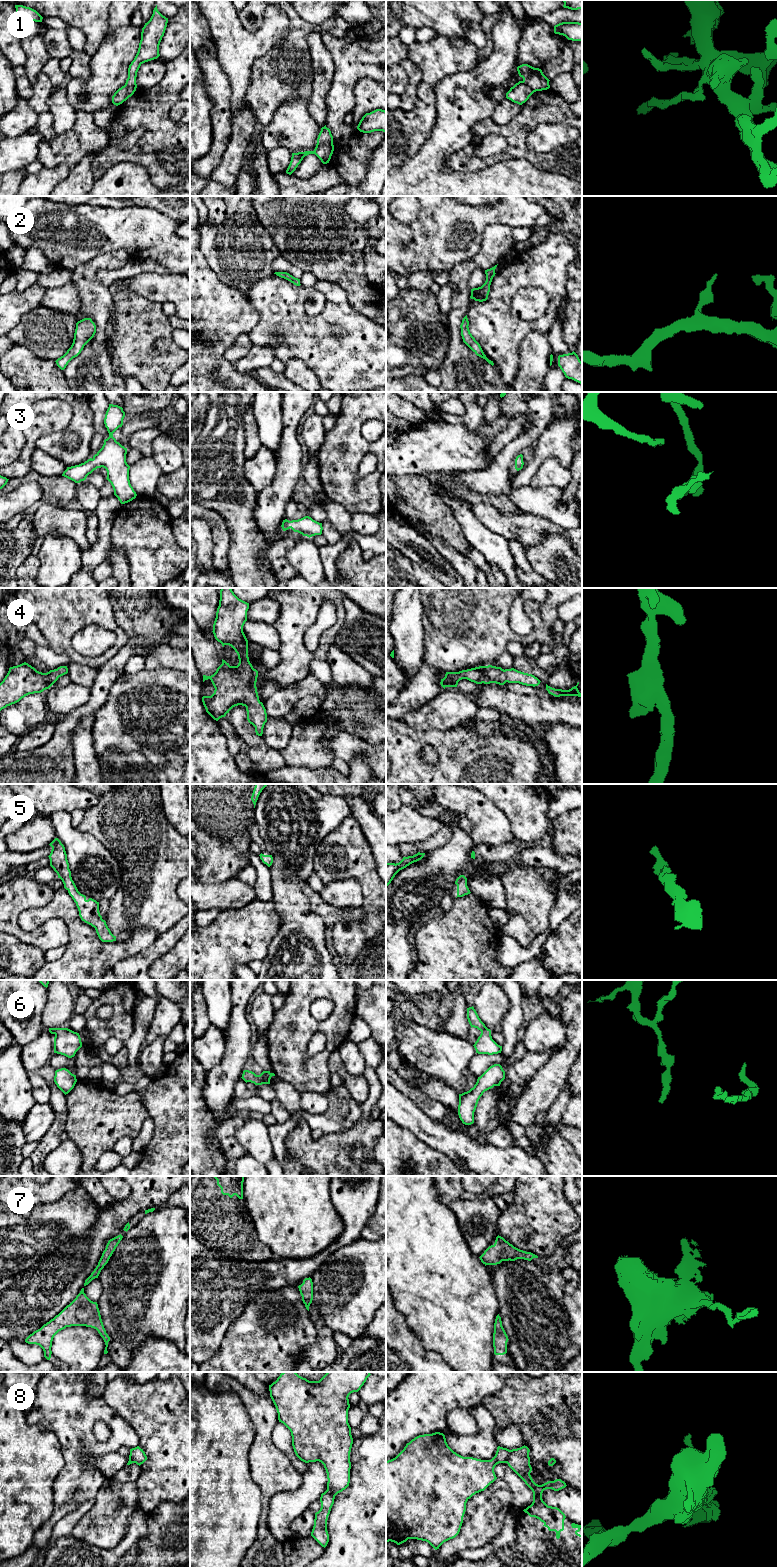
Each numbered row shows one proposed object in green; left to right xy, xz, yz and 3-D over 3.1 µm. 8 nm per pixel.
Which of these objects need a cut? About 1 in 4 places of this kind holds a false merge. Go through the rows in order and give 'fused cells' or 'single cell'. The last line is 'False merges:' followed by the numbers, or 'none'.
1: fused cells
2: single cell
3: single cell
4: single cell
5: single cell
6: single cell
7: single cell
8: fused cells
False merges: 1, 8

